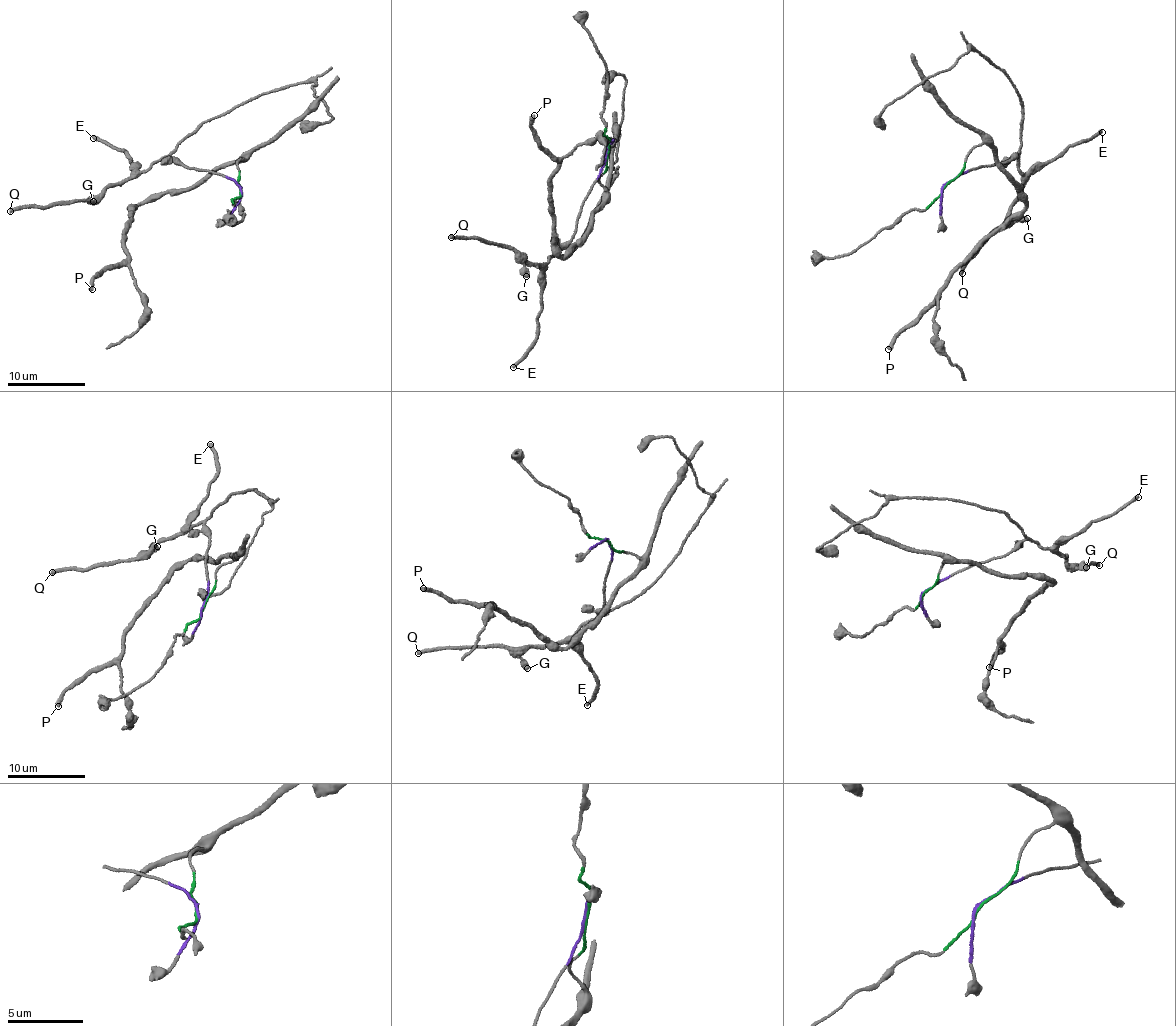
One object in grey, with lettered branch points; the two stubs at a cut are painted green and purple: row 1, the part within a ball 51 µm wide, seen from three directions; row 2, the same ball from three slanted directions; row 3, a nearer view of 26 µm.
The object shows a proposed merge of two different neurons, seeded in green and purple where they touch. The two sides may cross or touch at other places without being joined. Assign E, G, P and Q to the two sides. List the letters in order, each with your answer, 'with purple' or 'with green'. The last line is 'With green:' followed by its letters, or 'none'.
E: with purple
G: with purple
P: with green
Q: with purple
With green: P

